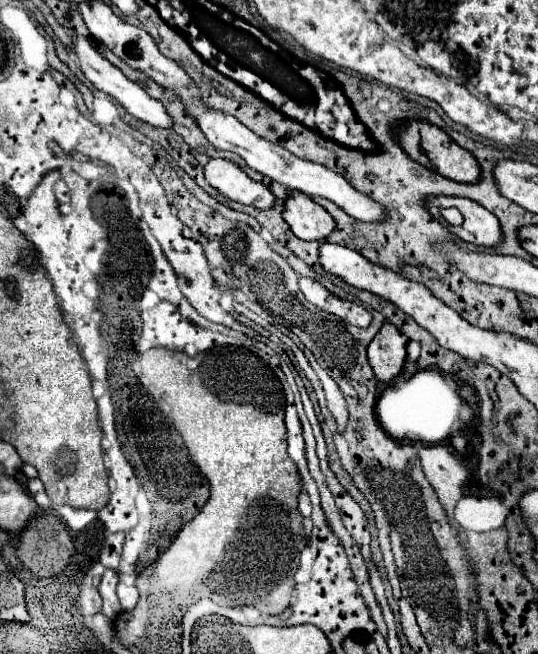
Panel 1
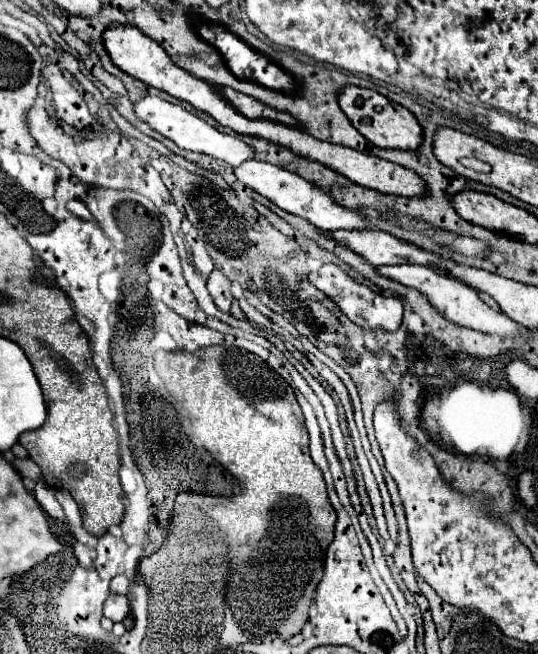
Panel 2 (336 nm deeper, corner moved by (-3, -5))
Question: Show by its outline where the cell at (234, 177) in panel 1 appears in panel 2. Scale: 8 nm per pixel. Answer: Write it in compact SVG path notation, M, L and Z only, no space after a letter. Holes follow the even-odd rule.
M244 161L242 165L234 167L234 175L236 175L236 179L240 183L244 183L246 187L254 189L256 193L264 195L266 199L270 199L282 211L292 213L292 215L298 215L298 217L310 221L312 225L316 225L318 229L324 229L324 231L336 231L336 229L368 229L368 225L364 223L364 219L360 215L350 213L348 209L338 207L316 185L308 183L300 175L290 173L290 171L282 169L282 167L276 167L272 163L262 163L262 161Z

